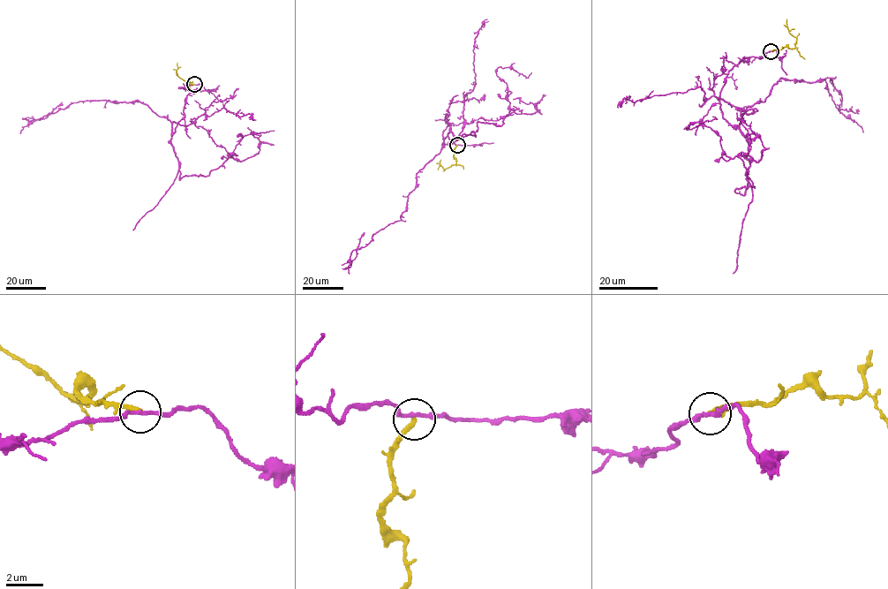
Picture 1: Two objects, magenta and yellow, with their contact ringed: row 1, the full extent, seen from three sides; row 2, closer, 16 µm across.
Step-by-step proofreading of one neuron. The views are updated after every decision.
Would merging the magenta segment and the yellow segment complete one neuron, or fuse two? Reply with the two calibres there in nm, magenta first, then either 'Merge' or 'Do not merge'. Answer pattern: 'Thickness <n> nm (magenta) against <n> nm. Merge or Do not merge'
Thickness 190 nm (magenta) against 260 nm. Do not merge

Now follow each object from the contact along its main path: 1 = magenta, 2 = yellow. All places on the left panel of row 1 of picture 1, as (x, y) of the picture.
1: (194, 85), (181, 87), (191, 91), (174, 132), (167, 117), (138, 100), (105, 100), (73, 102), (19, 133)
2: (194, 85), (176, 75), (176, 63)

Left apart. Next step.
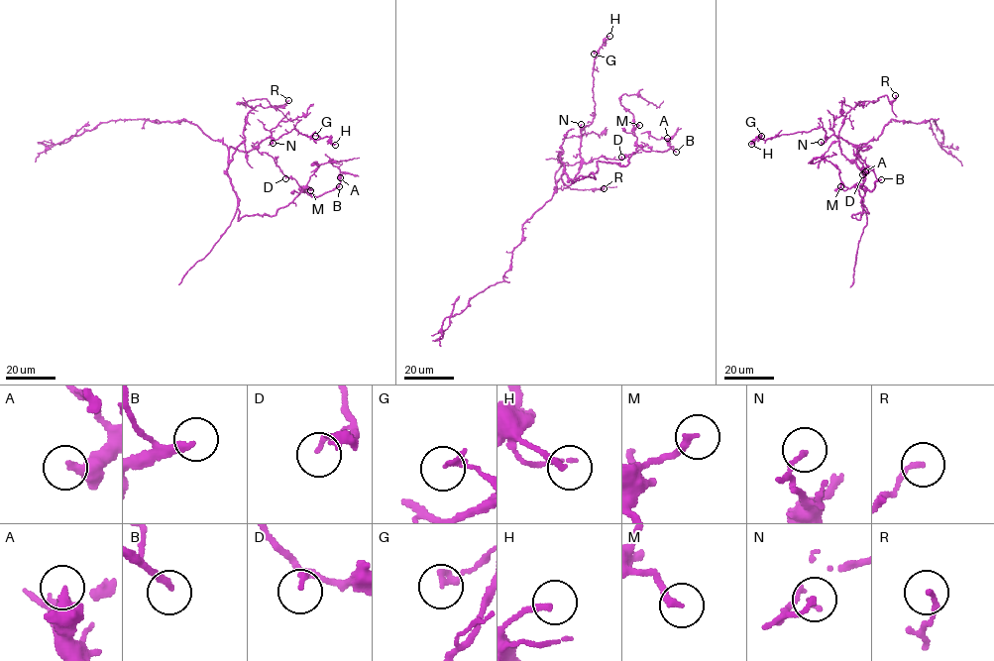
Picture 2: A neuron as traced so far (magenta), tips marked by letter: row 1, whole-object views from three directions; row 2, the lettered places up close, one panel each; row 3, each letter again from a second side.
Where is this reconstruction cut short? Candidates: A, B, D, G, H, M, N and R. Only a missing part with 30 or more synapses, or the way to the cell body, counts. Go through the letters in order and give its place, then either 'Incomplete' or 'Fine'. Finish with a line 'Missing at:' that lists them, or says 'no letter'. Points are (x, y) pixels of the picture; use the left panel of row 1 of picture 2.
A: Place: (340, 177). Fine
B: Place: (339, 186). Incomplete
D: Place: (285, 178). Fine
G: Place: (315, 136). Fine
H: Place: (335, 145). Fine
M: Place: (310, 190). Fine
N: Place: (273, 143). Fine
R: Place: (288, 100). Fine
Missing at: B

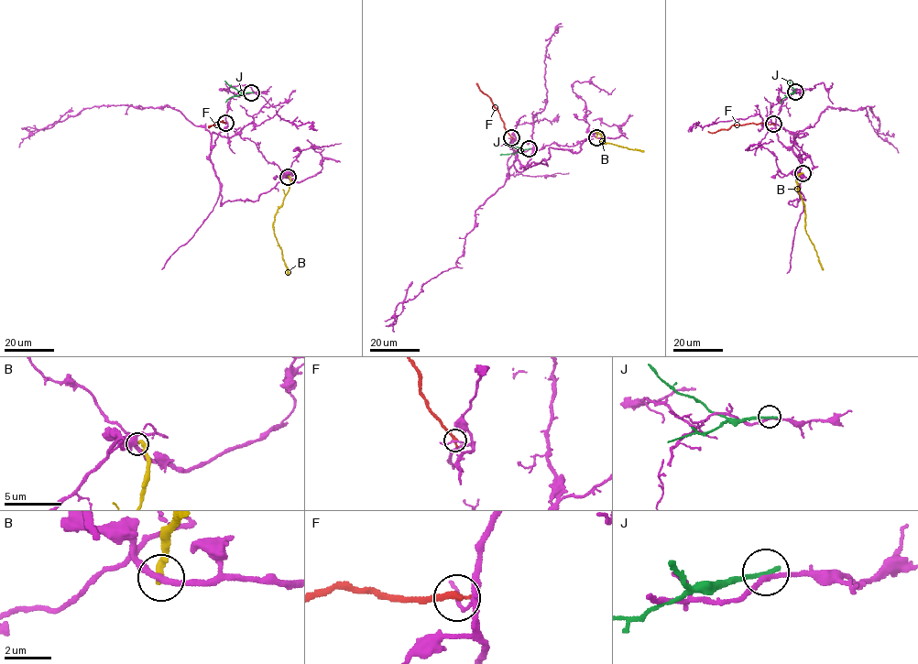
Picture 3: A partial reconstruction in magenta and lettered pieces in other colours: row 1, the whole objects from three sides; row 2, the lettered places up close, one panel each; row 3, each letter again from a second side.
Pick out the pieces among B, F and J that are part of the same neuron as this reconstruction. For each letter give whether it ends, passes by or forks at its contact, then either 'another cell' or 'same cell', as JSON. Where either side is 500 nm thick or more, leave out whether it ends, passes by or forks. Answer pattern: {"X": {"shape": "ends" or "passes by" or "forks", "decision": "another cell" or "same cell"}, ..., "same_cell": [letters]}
{"B": {"shape": "ends", "decision": "another cell"}, "F": {"shape": "ends", "decision": "another cell"}, "J": {"shape": "ends", "decision": "another cell"}, "same_cell": []}

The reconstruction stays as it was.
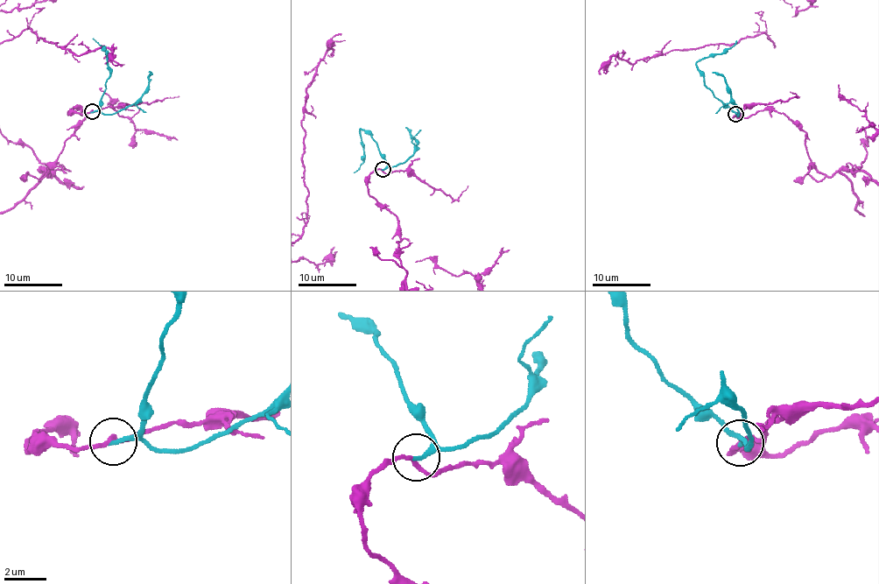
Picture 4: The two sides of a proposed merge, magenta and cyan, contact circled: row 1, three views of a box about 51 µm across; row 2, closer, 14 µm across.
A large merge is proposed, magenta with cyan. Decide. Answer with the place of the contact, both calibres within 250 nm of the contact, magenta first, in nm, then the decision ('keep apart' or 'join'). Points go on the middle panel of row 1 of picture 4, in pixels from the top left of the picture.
(383, 169) | 190/200 nm | keep apart

